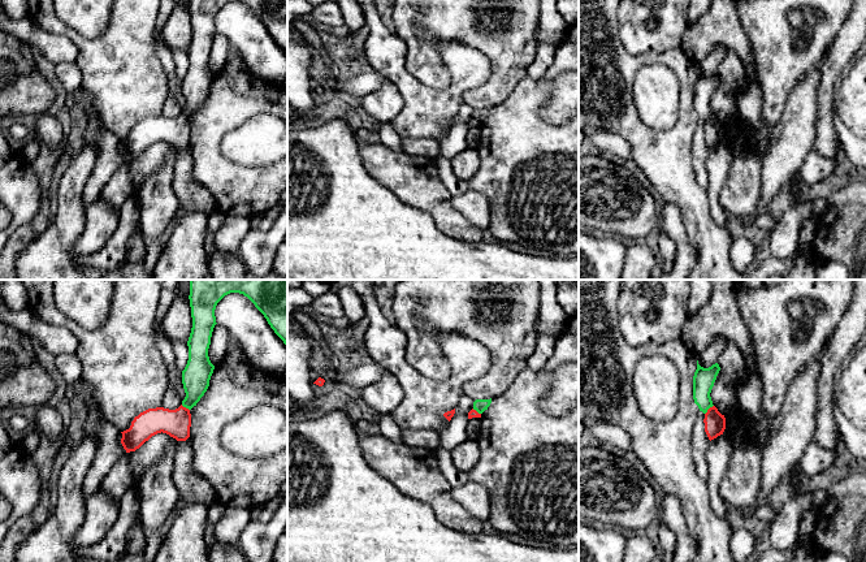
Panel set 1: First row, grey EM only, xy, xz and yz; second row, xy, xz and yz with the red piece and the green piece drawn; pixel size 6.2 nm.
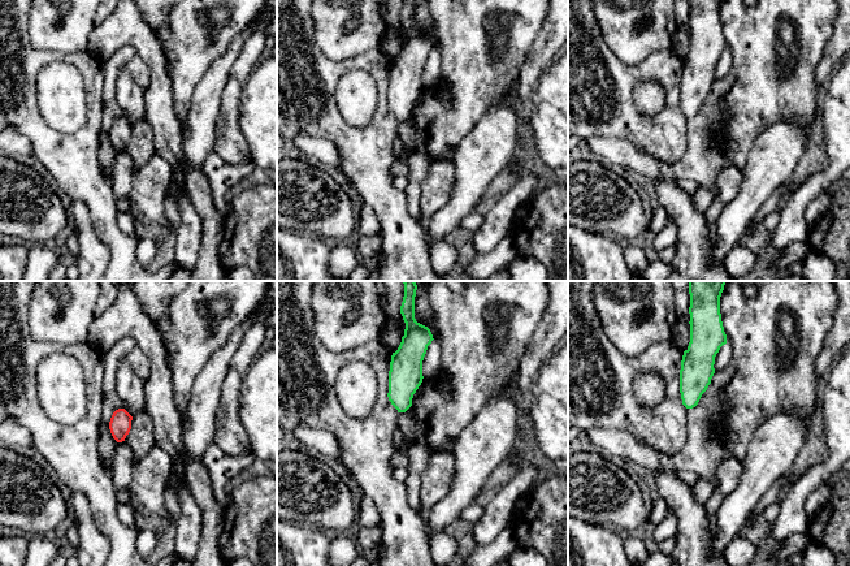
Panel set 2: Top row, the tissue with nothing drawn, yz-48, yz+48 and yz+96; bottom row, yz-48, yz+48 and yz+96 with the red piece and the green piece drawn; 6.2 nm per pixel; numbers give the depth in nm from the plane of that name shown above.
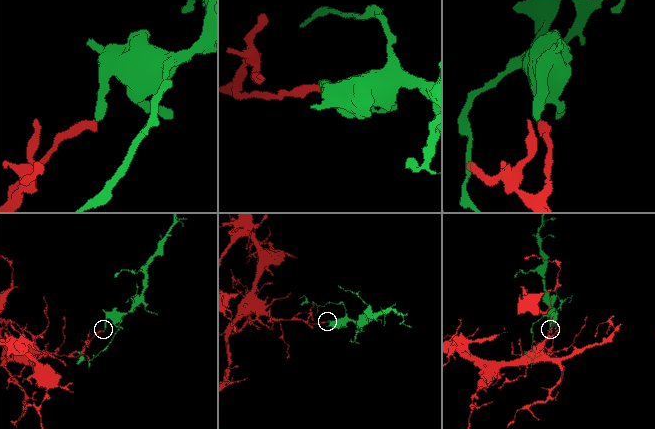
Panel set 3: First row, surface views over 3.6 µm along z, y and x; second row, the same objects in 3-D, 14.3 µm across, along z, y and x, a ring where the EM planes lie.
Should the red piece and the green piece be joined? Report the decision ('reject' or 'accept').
reject

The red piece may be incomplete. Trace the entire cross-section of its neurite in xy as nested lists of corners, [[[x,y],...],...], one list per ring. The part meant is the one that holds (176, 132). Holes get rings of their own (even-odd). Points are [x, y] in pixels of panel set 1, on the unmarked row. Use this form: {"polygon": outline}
{"polygon": [[[182,113],[176,118],[148,117],[134,126],[129,138],[121,140],[126,161],[135,160],[157,142],[166,142],[177,150],[190,146],[191,122]]]}

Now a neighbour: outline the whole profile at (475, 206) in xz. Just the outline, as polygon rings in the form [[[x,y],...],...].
[[[468,190],[462,195],[451,196],[451,206],[476,228],[482,230],[489,228],[490,202],[484,193]]]

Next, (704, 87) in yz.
[[[697,69],[697,78],[693,85],[693,108],[700,120],[703,122],[706,122],[707,118],[714,114],[710,101],[719,79],[720,75],[718,72],[713,73],[709,77],[703,77],[698,73]]]

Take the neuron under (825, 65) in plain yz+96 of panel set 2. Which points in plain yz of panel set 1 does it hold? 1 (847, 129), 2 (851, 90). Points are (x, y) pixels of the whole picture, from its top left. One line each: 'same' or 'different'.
1: different
2: different

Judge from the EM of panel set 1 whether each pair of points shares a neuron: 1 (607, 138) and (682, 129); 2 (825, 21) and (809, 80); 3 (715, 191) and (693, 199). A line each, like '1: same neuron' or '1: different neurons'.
1: different neurons
2: different neurons
3: different neurons

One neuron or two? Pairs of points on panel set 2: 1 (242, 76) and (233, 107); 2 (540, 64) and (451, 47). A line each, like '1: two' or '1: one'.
1: one
2: two

